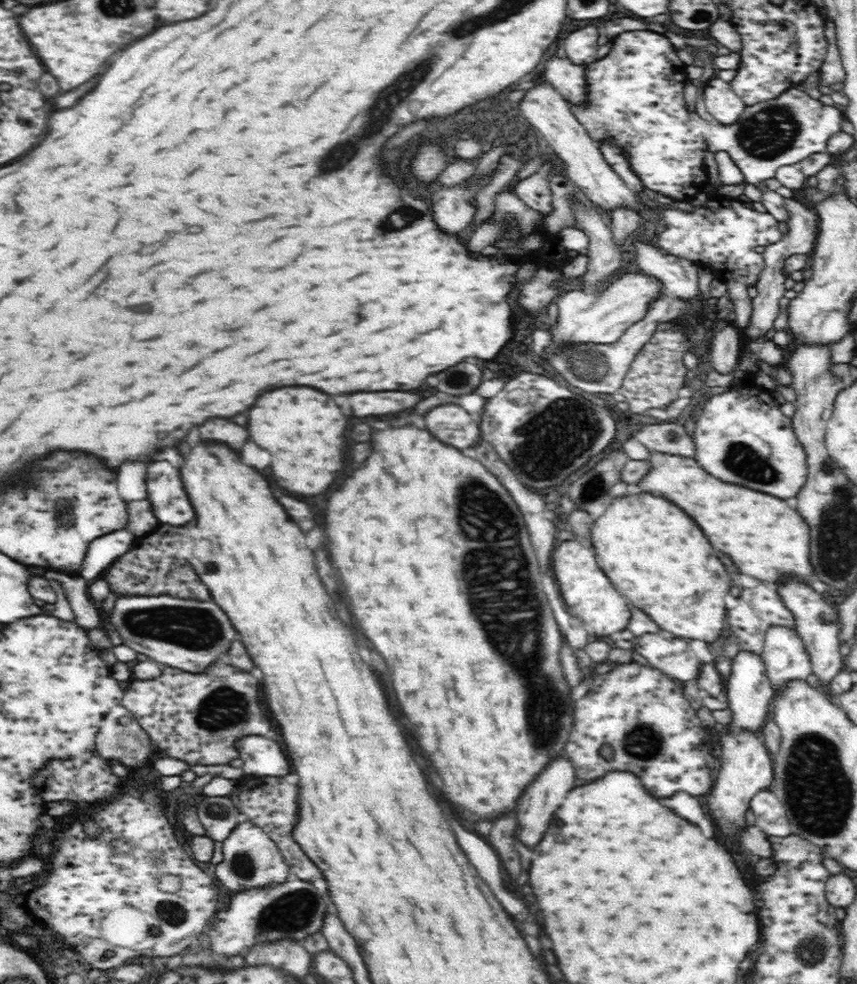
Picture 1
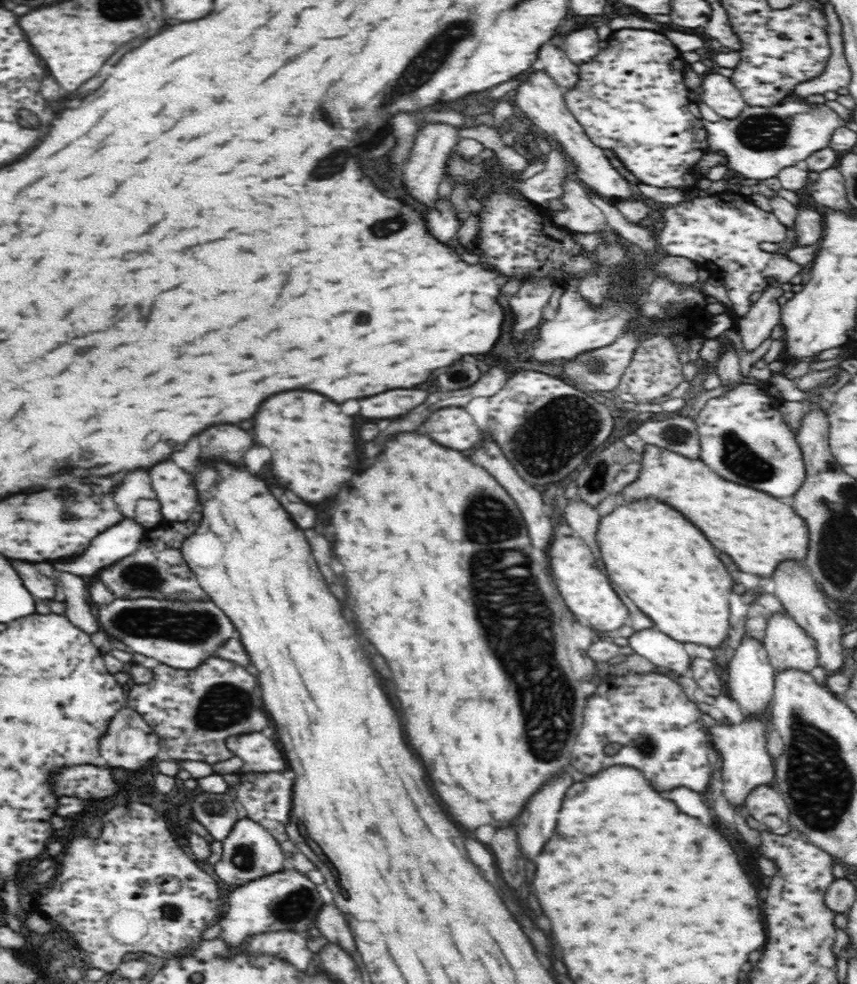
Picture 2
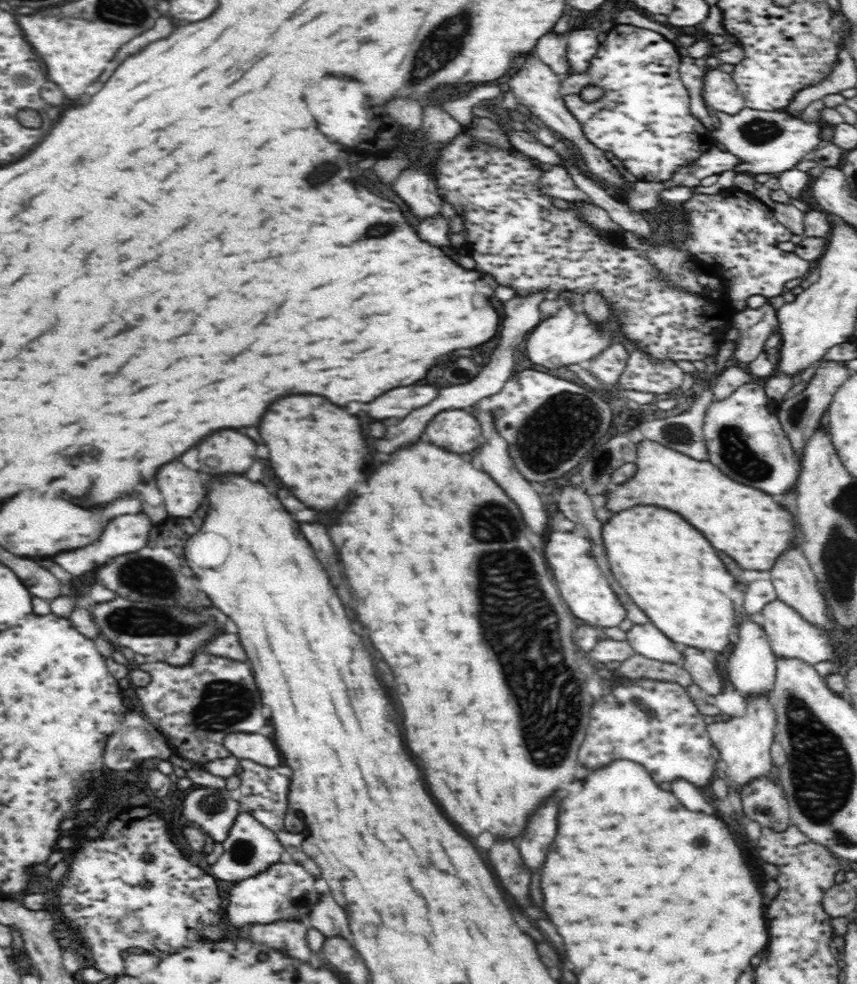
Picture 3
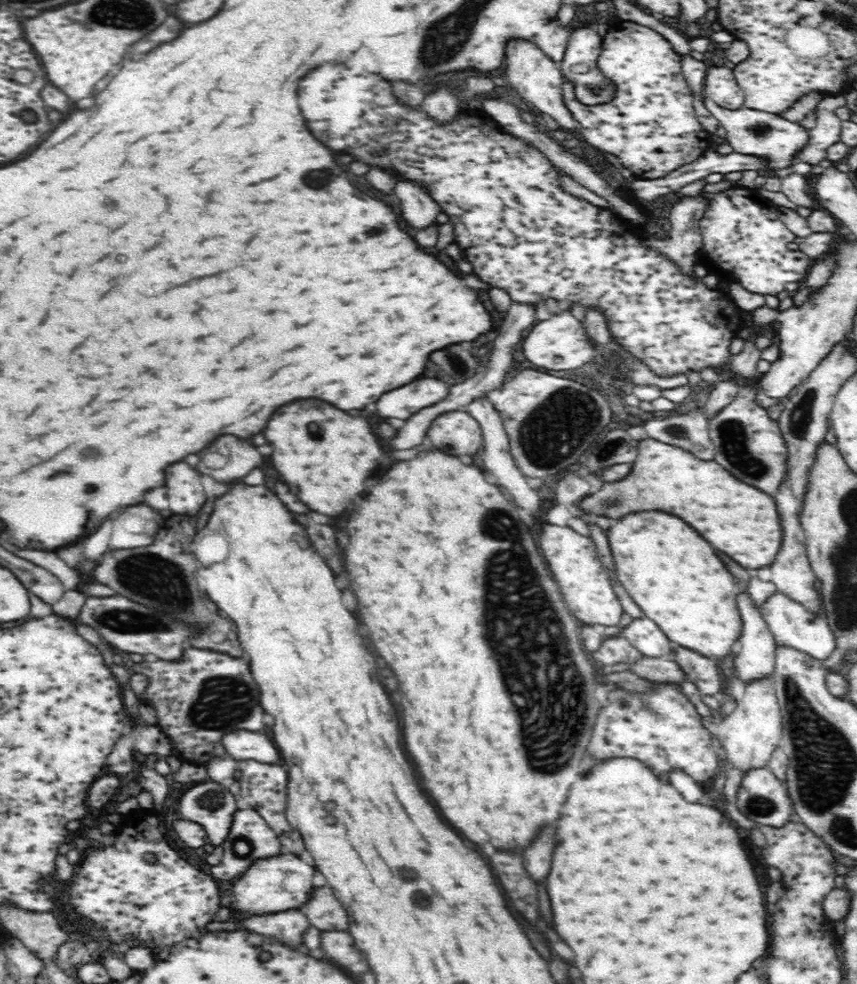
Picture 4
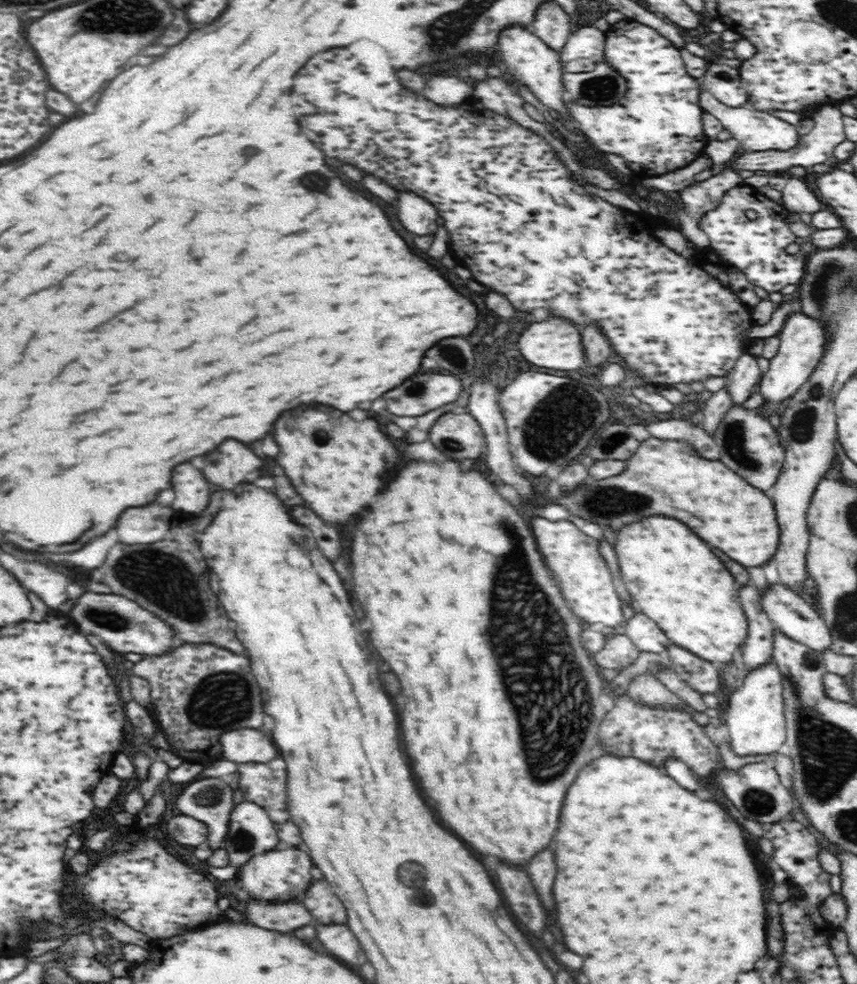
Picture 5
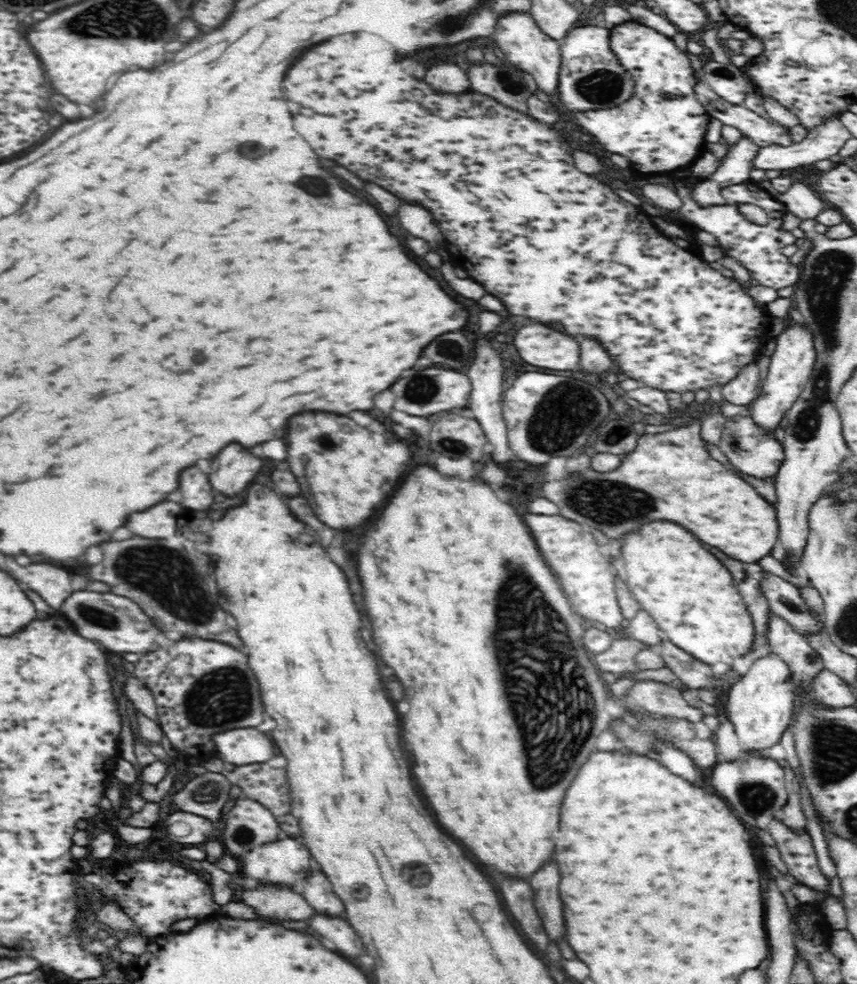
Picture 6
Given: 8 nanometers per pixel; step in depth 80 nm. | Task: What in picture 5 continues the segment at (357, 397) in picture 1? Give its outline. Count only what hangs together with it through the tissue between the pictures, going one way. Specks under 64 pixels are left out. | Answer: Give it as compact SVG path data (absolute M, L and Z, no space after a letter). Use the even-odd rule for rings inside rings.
M414 374L408 382L396 386L386 398L386 408L396 416L420 416L436 410L440 404L458 400L462 380L452 374Z

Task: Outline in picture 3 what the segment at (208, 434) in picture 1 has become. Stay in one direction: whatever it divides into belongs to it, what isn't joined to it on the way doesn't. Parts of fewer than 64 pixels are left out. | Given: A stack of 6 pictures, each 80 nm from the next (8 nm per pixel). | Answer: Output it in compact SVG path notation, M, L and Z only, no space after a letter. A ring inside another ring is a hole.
M226 430L220 436L212 436L208 442L198 446L200 460L218 458L220 468L224 470L202 470L206 474L244 474L256 452L256 444L248 436L240 436L238 432Z

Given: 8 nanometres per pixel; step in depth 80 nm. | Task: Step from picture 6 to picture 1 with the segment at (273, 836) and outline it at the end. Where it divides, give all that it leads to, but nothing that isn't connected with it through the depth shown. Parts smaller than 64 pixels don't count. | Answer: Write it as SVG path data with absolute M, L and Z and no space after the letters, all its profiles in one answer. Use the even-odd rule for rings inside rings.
M252 821L238 823L236 828L223 840L223 859L216 864L214 877L226 888L234 892L242 892L248 888L266 888L267 885L286 882L290 877L288 865L276 843Z

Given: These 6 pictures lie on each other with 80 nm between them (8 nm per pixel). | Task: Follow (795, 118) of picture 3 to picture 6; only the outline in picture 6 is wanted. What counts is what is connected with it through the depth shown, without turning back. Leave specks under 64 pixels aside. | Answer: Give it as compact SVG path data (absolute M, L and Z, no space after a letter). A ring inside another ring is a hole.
M700 78L694 87L694 94L712 118L718 119L723 125L739 128L744 137L751 138L757 146L764 148L774 142L782 146L791 145L788 128L775 120L765 120L744 105L725 101Z

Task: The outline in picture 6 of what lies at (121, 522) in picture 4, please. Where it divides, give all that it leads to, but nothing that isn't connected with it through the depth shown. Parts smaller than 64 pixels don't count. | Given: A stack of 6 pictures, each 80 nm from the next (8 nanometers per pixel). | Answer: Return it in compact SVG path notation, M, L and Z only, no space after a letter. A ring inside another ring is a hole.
M161 502L140 514L134 514L126 526L136 536L142 536L142 538L170 538L176 534L176 524L180 512L182 512L180 504Z

